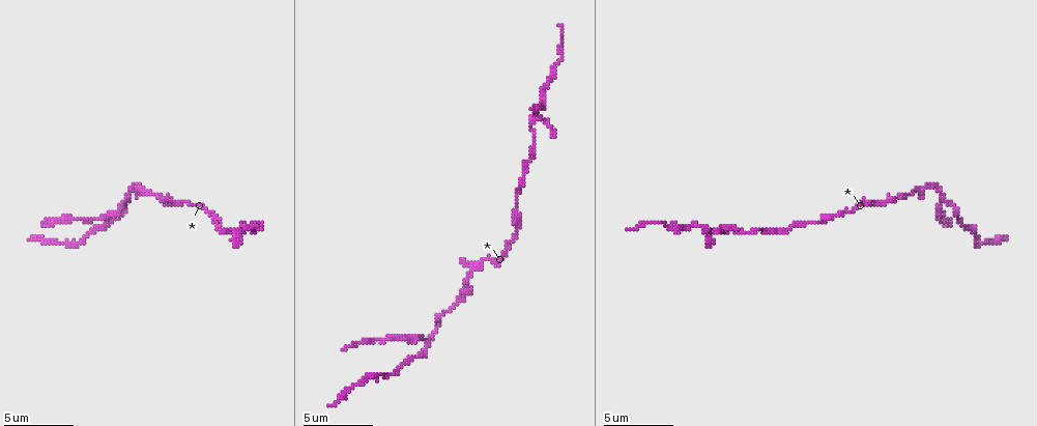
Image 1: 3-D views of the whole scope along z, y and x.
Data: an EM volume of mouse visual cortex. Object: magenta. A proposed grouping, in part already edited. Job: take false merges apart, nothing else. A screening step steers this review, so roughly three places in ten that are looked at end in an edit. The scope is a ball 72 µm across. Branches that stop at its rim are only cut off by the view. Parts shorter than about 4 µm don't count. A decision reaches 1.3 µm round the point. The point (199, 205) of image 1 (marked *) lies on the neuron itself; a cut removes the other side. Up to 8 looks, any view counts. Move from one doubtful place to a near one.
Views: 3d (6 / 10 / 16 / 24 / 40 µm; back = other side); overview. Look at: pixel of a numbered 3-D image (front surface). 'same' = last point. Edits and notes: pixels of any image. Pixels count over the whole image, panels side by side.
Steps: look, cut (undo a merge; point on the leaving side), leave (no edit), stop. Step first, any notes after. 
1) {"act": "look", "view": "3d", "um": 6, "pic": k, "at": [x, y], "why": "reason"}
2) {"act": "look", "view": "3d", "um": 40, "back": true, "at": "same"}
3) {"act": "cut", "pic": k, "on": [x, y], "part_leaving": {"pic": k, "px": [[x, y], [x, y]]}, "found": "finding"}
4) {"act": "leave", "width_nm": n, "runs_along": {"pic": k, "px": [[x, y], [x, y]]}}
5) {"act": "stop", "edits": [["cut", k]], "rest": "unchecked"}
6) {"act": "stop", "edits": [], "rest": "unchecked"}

{"act": "look", "view": "3d", "um": 6, "pic": 1, "at": [943, 199], "why": "branch point"}

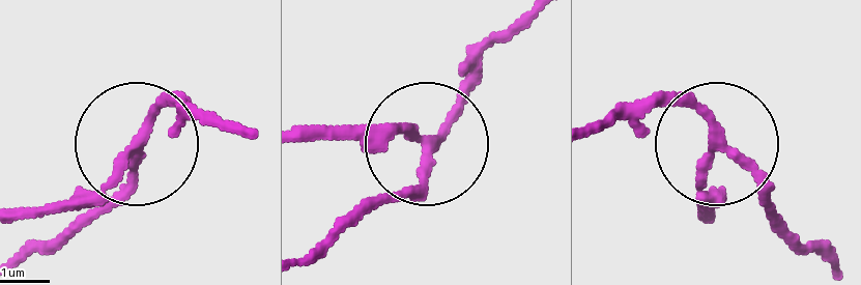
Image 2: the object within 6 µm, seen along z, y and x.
{"act": "look", "view": "3d", "um": 6, "back": true, "pic": 2, "at": [718, 150]}

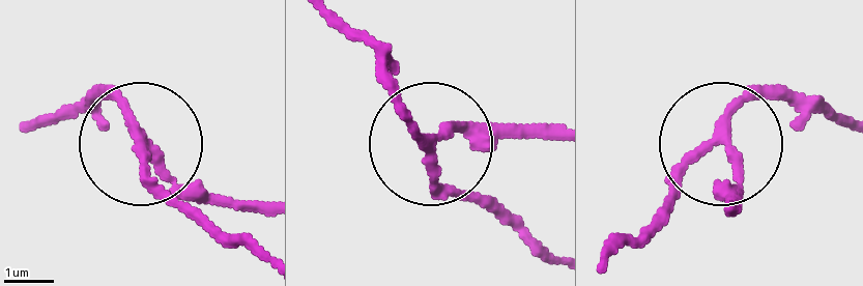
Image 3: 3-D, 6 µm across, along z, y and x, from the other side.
{"act": "cut", "pic": 3, "on": [205, 192], "width_nm": 200, "found": "a second neuron is stuck on"}

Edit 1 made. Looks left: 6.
{"act": "look", "view": "3d", "um": 10, "pic": 1, "at": [879, 203], "why": "a narrow waist"}

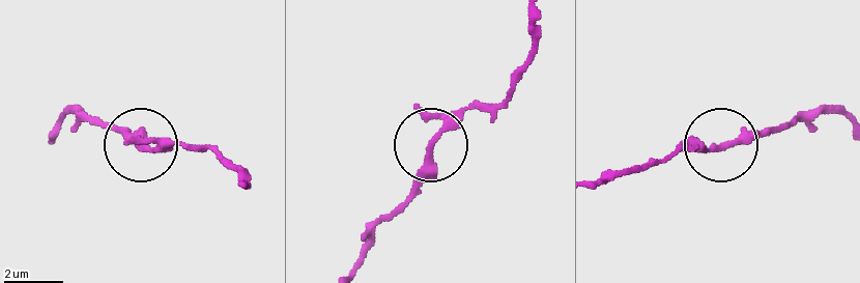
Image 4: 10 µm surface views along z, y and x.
{"act": "leave", "width_nm": 200, "runs_along": {"pic": 4, "px": [[205, 148], [170, 141], [141, 148], [120, 129]]}, "found": "one neuron here"}

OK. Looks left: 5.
{"act": "look", "view": "overview", "why": "redraw"}

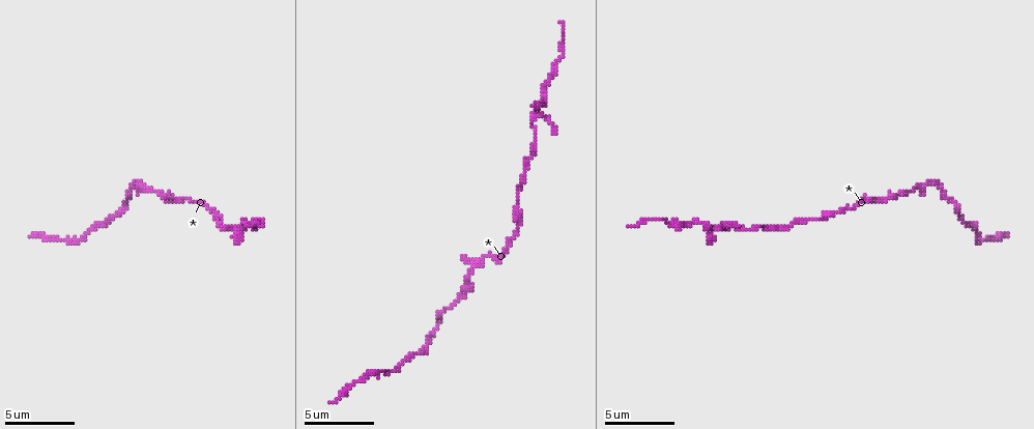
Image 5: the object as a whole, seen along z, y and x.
{"act": "look", "view": "3d", "um": 10, "pic": 5, "at": [728, 228], "why": "three-way junction"}

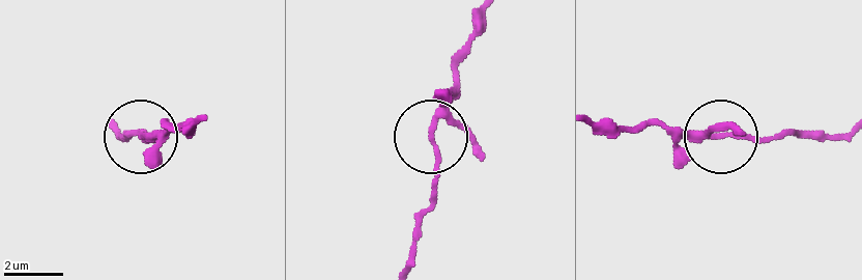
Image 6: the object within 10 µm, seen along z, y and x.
{"act": "leave", "arms": 3, "runs_along": {"pic": 6, "px": [[406, 263], [438, 174], [431, 130], [465, 50]]}, "found": "one neuron here"}

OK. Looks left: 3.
{"act": "look", "view": "3d", "um": 16, "pic": 5, "at": [254, 223], "why": "thick turns thin"}

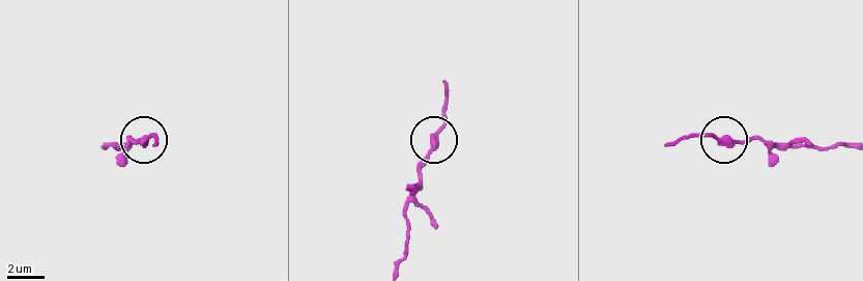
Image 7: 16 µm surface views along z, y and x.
{"act": "leave", "runs_along": {"pic": 7, "px": [[396, 264], [408, 237], [404, 204], [444, 121], [446, 100]]}, "found": "one neuron here"}

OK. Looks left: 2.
{"act": "stop", "edits": [["cut", 3]], "rest": "unchecked"}

